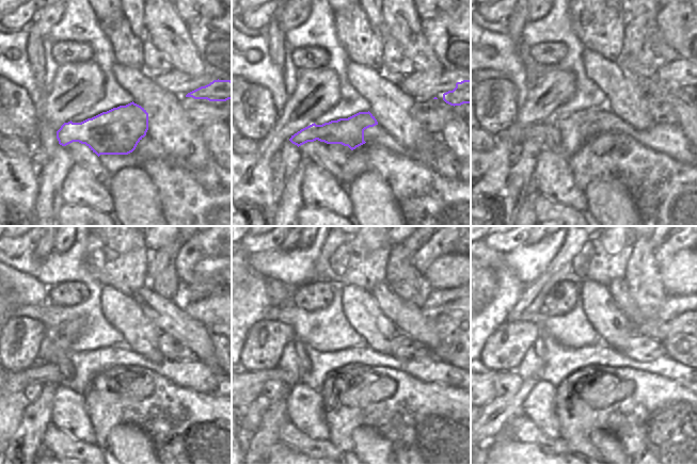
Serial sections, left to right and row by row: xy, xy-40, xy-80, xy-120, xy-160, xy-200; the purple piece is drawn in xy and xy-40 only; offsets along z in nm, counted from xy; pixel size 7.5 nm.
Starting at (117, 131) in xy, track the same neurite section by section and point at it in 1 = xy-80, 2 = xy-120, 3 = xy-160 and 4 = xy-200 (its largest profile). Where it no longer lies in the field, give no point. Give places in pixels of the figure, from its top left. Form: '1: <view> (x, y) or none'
1: xy-80 (535, 133)
2: xy-120 (43, 373)
3: xy-160 (253, 382)
4: xy-200 (492, 374)

